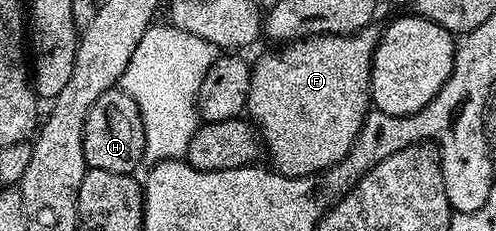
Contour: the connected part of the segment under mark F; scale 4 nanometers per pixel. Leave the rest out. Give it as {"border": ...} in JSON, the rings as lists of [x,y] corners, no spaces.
{"border":[[[367,26],[358,32],[344,36],[308,36],[304,40],[295,40],[287,43],[283,52],[266,52],[258,61],[253,61],[250,70],[250,93],[246,103],[246,112],[255,129],[260,133],[264,141],[264,152],[270,155],[269,167],[281,176],[317,176],[318,173],[336,166],[352,150],[352,146],[358,137],[360,126],[364,122],[366,113],[371,111],[372,101],[370,98],[370,67],[374,61],[374,51],[378,45],[379,29]]]}

